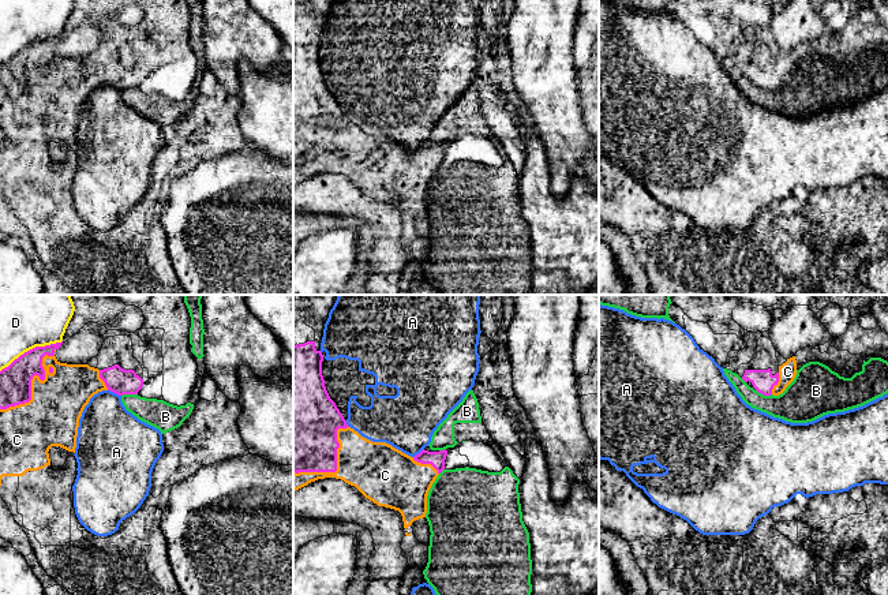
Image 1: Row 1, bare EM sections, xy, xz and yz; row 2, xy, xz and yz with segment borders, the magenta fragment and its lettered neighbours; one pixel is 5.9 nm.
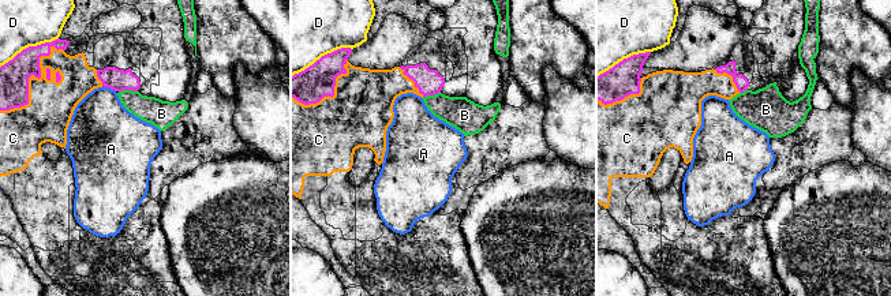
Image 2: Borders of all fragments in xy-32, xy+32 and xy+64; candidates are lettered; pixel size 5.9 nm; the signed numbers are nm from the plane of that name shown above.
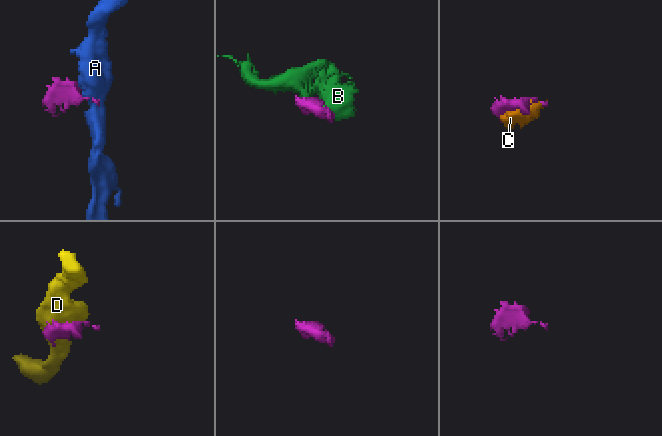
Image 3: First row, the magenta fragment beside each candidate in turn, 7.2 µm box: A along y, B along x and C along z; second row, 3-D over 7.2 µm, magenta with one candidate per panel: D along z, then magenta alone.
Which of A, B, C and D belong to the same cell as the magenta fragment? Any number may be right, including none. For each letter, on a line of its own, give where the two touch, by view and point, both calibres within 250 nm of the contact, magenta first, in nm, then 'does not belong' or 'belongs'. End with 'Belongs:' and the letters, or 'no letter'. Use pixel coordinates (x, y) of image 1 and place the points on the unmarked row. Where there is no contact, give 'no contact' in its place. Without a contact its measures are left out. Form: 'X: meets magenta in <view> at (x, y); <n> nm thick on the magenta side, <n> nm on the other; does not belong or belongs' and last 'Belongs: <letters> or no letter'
A: meets magenta in xy at (115, 86); 150 nm thick on the magenta side, 360 nm on the other; does not belong
B: meets magenta in xy at (128, 88); 150 nm thick on the magenta side, 160 nm on the other; does not belong
C: meets magenta in xy at (30, 77); 190 nm thick on the magenta side, 320 nm on the other; does not belong
D: meets magenta in xy at (30, 44); 190 nm thick on the magenta side, 280 nm on the other; does not belong
Belongs: no letter

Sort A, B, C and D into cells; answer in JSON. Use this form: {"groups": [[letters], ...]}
{"groups": [["A"], ["B"], ["C"], ["D"]]}

